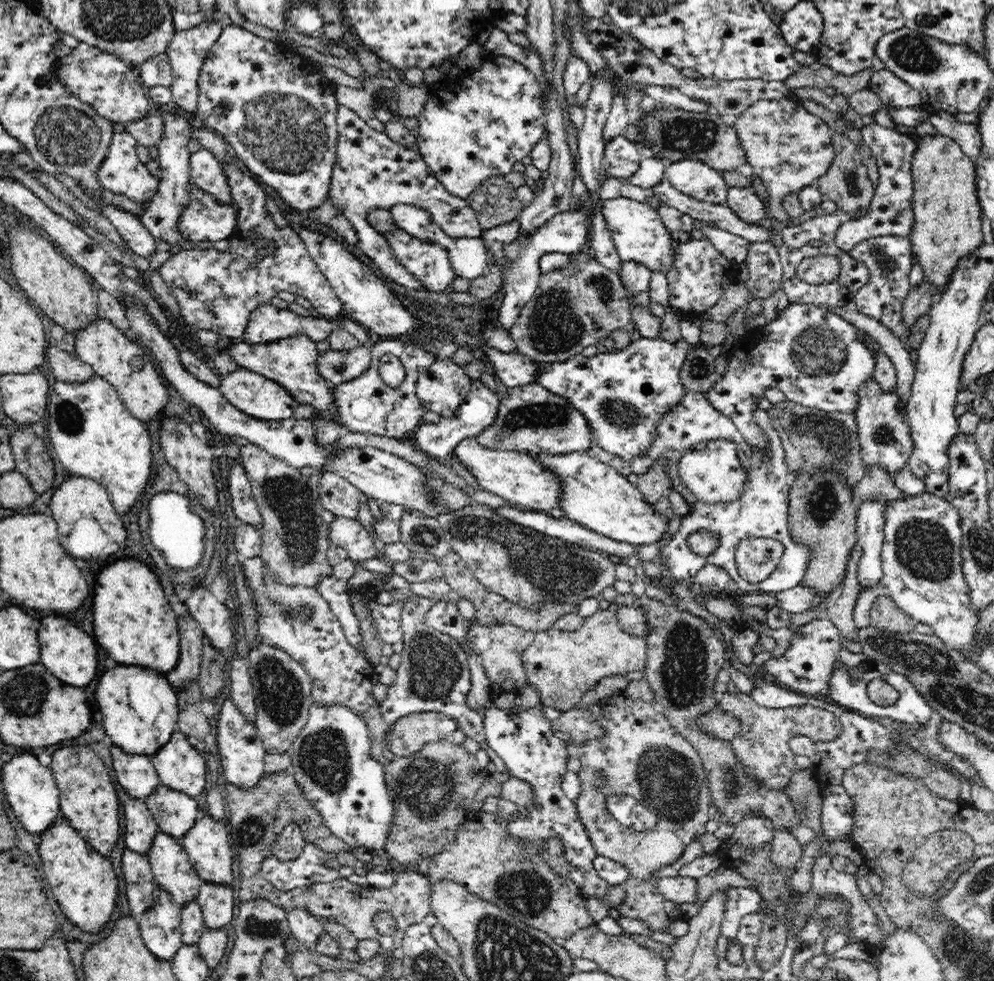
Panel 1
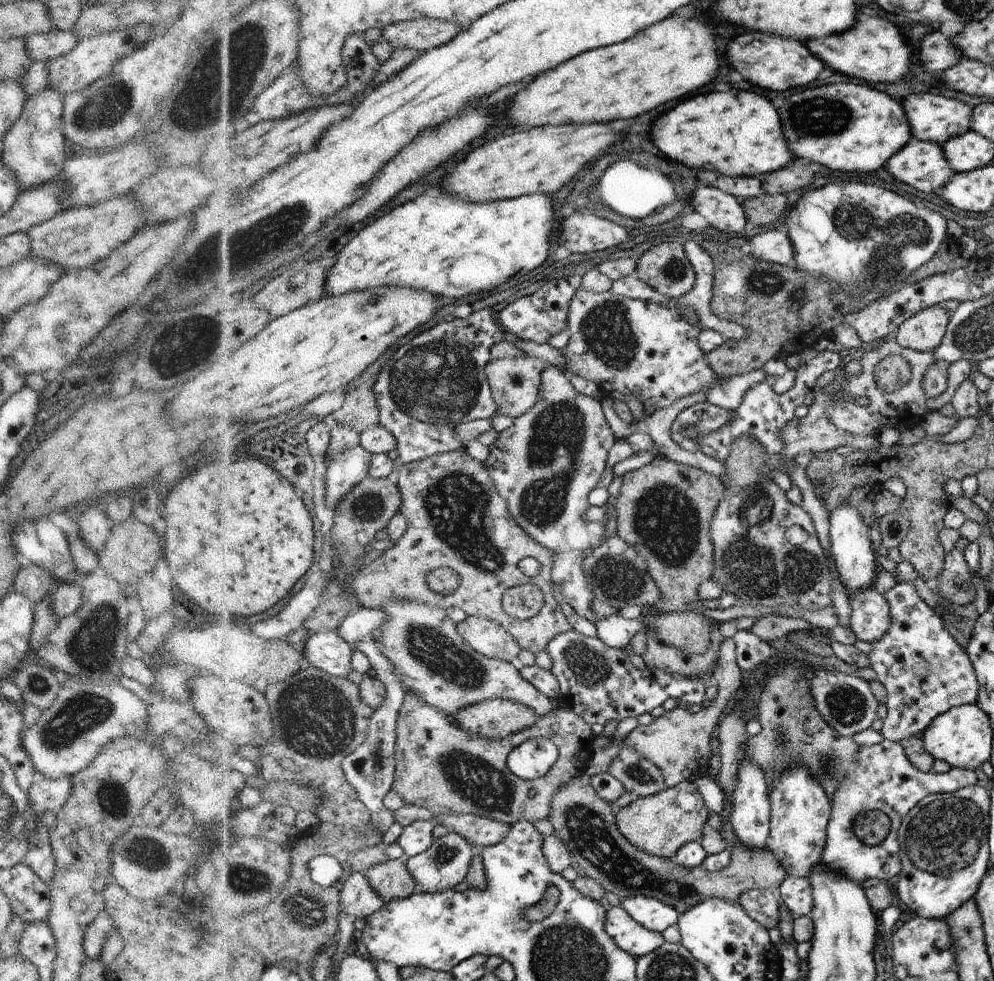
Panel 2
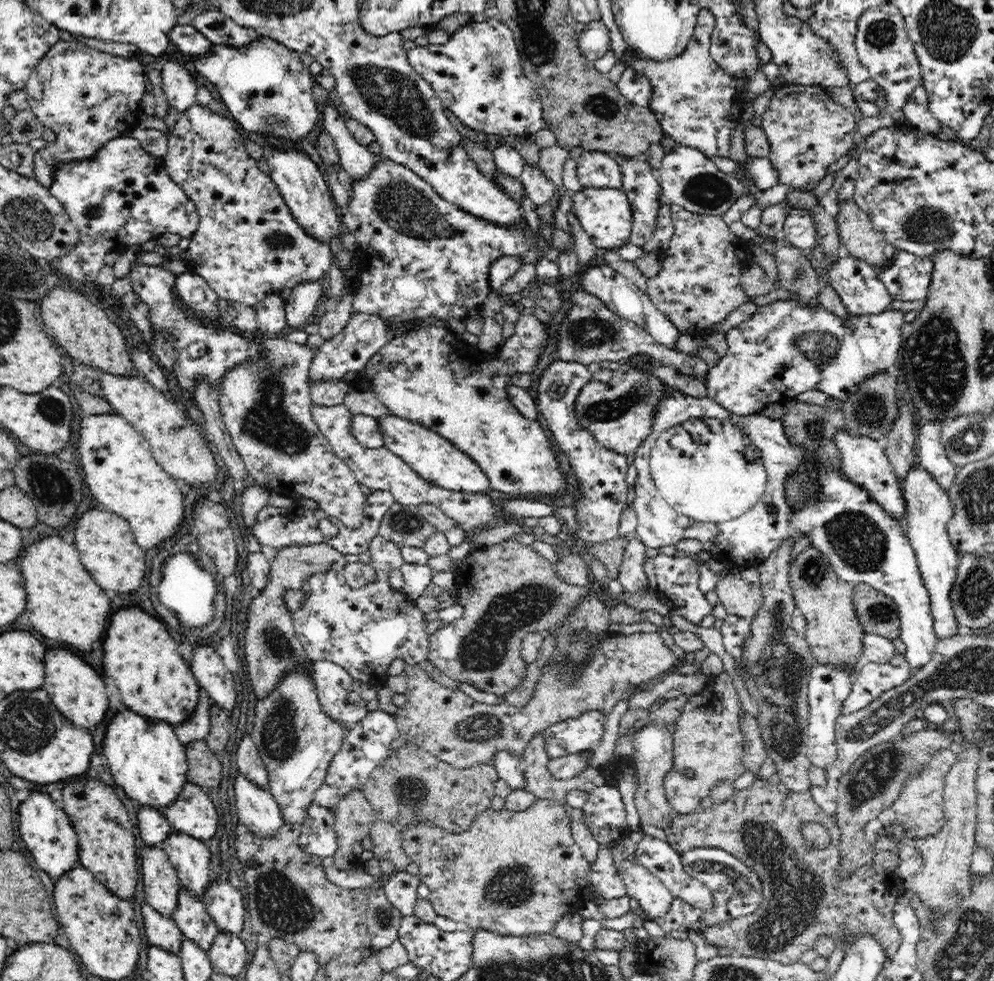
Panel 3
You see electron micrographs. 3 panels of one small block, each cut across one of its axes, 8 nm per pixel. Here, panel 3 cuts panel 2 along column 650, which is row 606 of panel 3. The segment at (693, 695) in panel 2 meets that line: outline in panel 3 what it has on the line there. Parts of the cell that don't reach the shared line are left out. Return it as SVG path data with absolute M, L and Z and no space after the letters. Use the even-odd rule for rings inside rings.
M658 553L653 558L647 558L644 564L650 589L658 594L671 611L675 610L678 615L697 625L704 616L713 612L713 607L699 589L699 566L696 556L688 554L685 557L674 557L662 553Z

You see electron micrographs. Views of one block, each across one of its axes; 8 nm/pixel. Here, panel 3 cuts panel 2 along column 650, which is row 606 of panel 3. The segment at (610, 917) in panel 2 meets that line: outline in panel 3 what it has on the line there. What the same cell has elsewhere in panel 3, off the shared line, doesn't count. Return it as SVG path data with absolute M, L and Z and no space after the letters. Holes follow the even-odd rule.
M918 464L910 468L902 483L905 531L912 545L922 582L928 589L933 634L938 640L950 639L951 636L956 635L959 627L951 601L952 585L955 583L959 565L959 561L956 560L957 552L952 546L947 529L947 524L953 515L952 501L948 498L947 490L937 486Z

